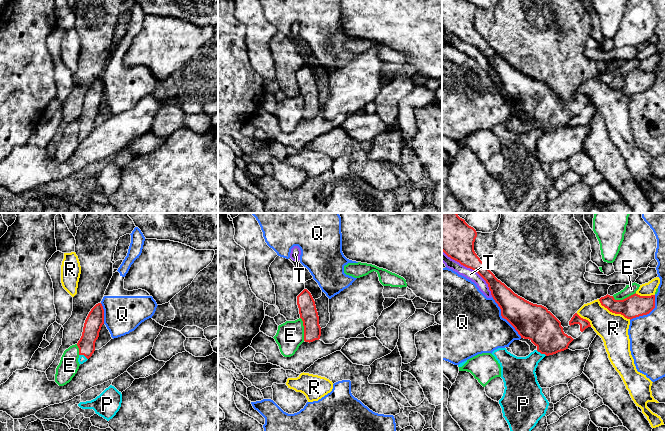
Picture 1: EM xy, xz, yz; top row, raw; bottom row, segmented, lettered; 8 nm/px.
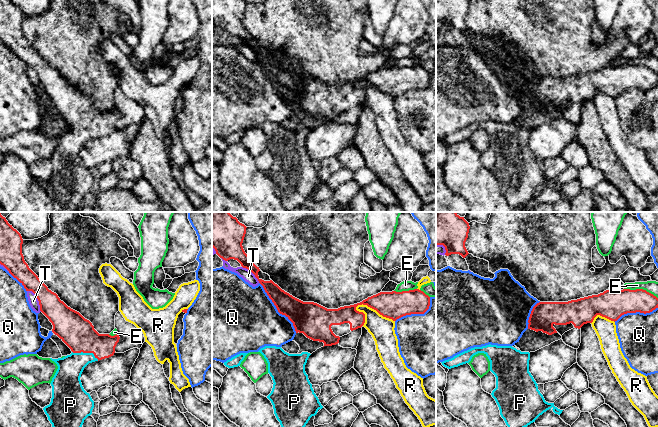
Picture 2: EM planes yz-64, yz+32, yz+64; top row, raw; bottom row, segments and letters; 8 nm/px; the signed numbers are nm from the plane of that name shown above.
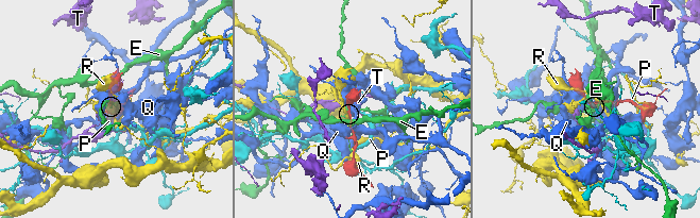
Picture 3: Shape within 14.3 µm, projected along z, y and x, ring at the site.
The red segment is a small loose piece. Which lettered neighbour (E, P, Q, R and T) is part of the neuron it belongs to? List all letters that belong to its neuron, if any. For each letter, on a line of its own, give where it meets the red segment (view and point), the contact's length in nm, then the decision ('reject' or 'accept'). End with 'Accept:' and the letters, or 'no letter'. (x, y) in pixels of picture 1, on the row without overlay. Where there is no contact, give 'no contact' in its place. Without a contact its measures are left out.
E: contact yz (623, 75); length 190 nm; reject
P: contact yz (541, 129); length 100 nm; accept
Q: contact yz (503, 93); length 400 nm; reject
R: contact yz (613, 88); length 300 nm; reject
T: contact yz (471, 44); length 550 nm; reject
Accept: P

